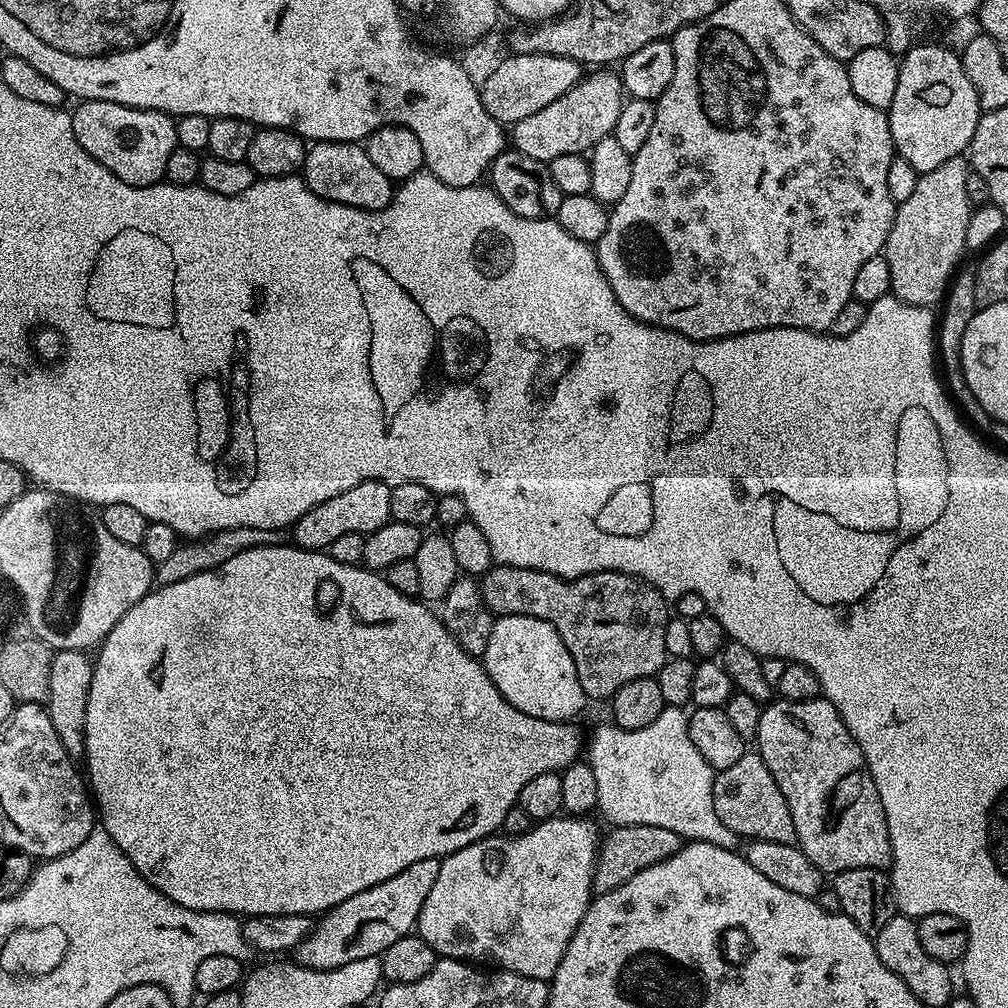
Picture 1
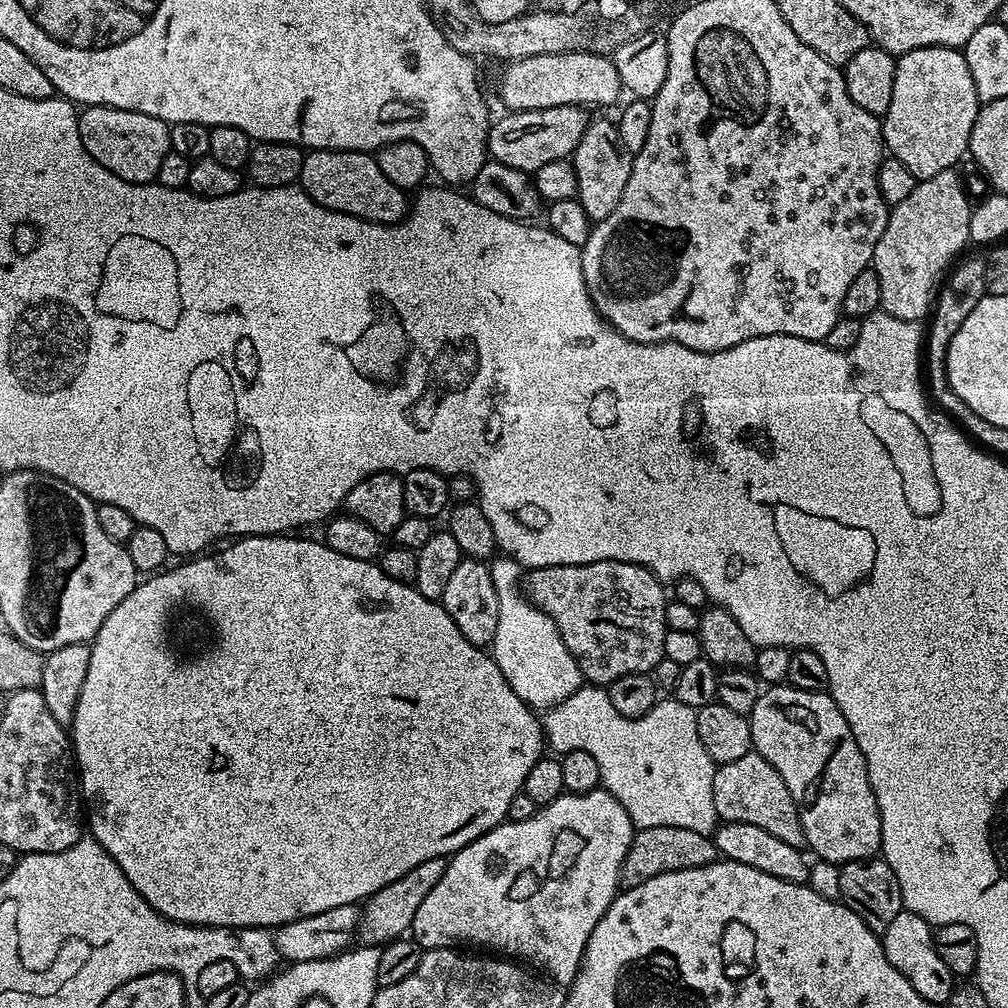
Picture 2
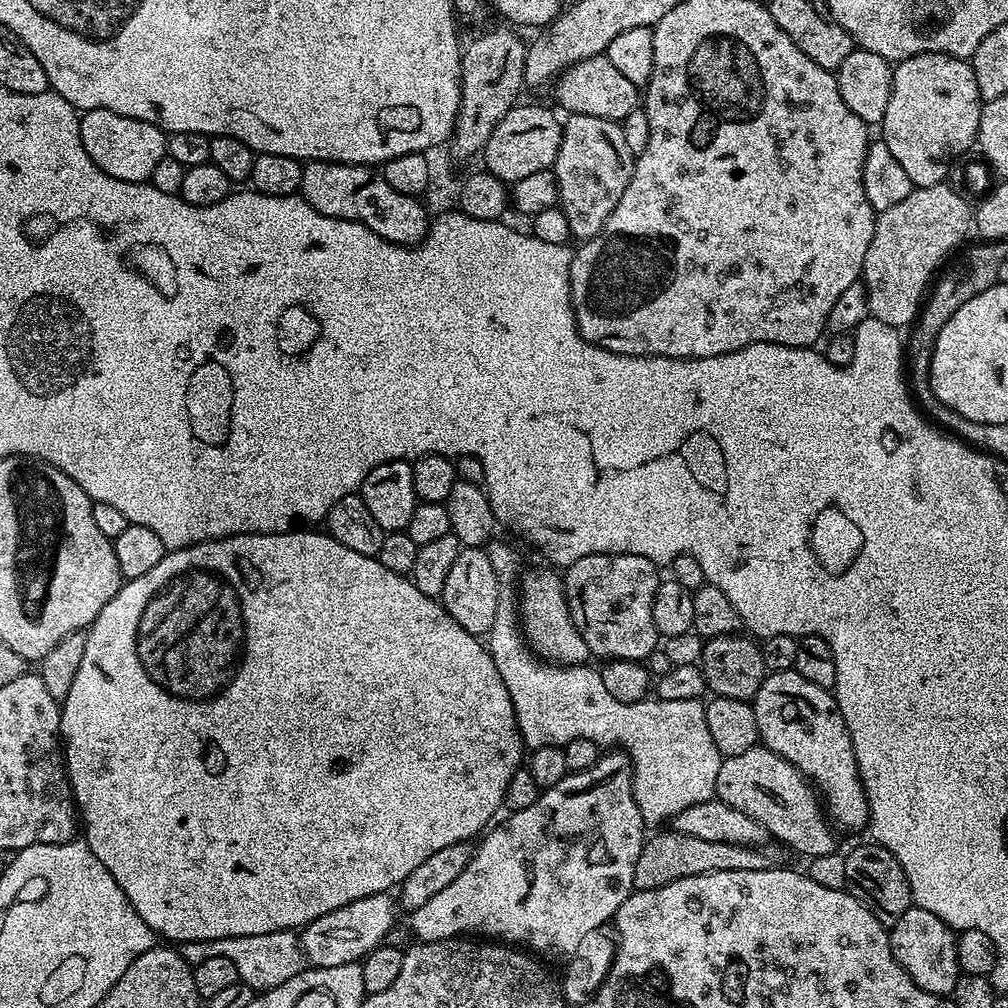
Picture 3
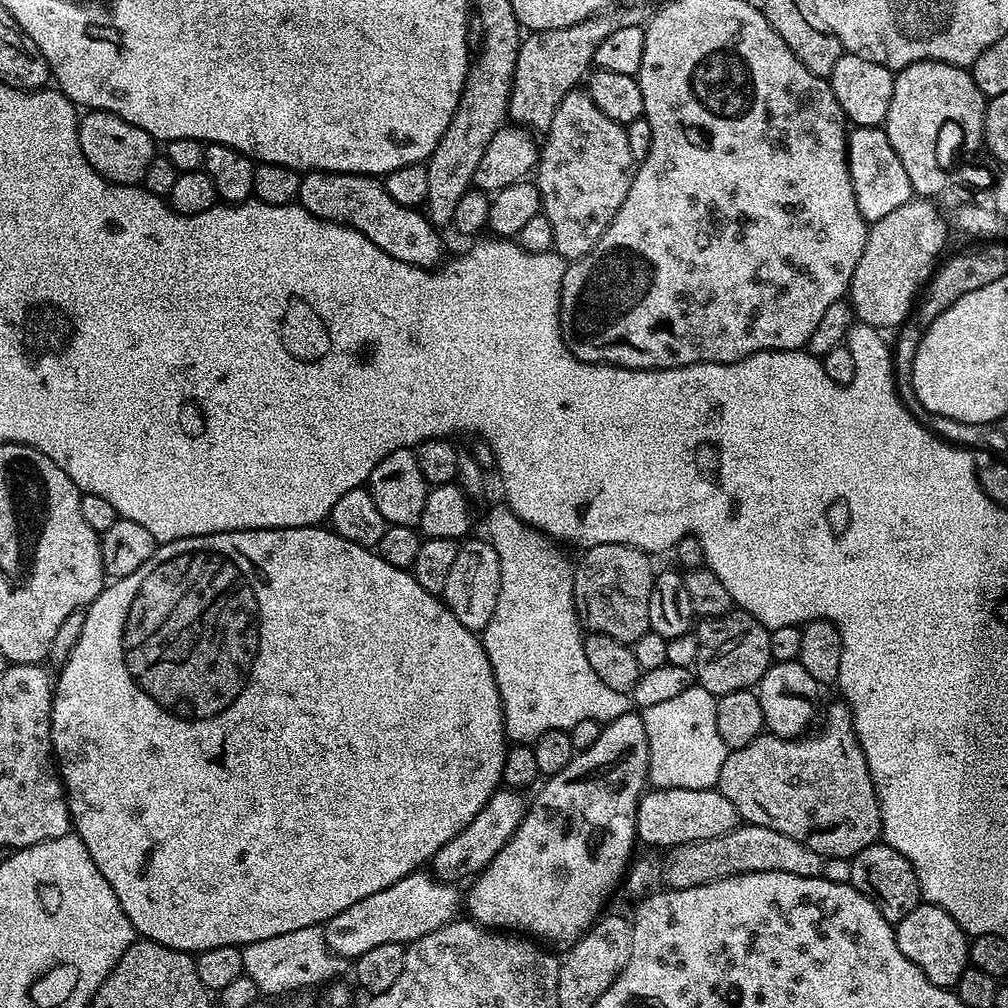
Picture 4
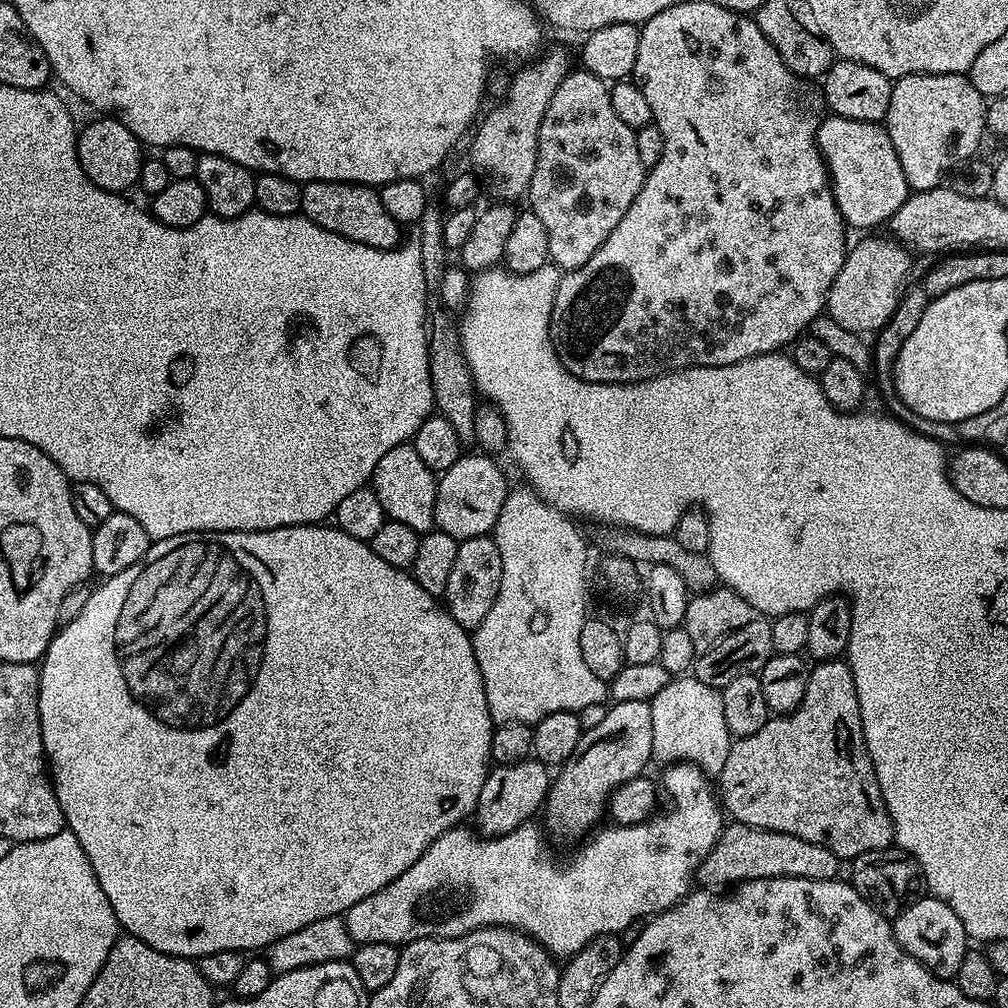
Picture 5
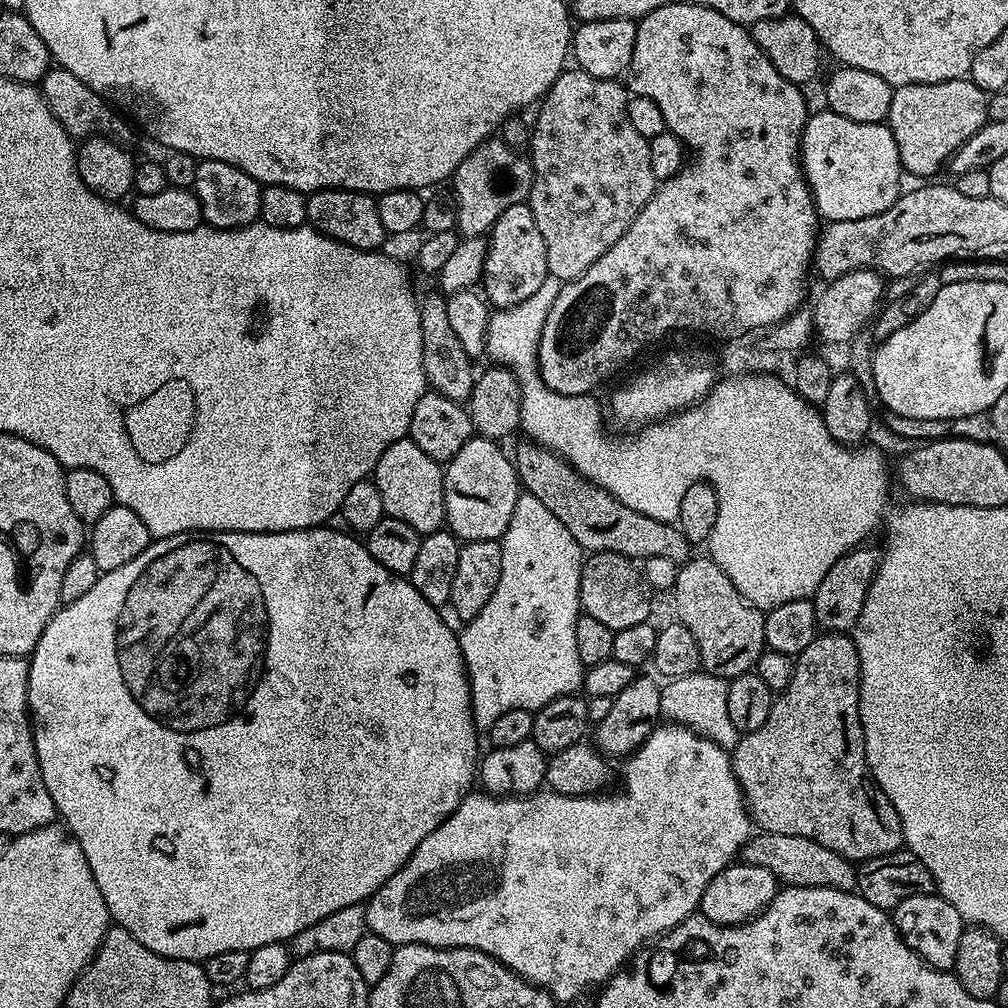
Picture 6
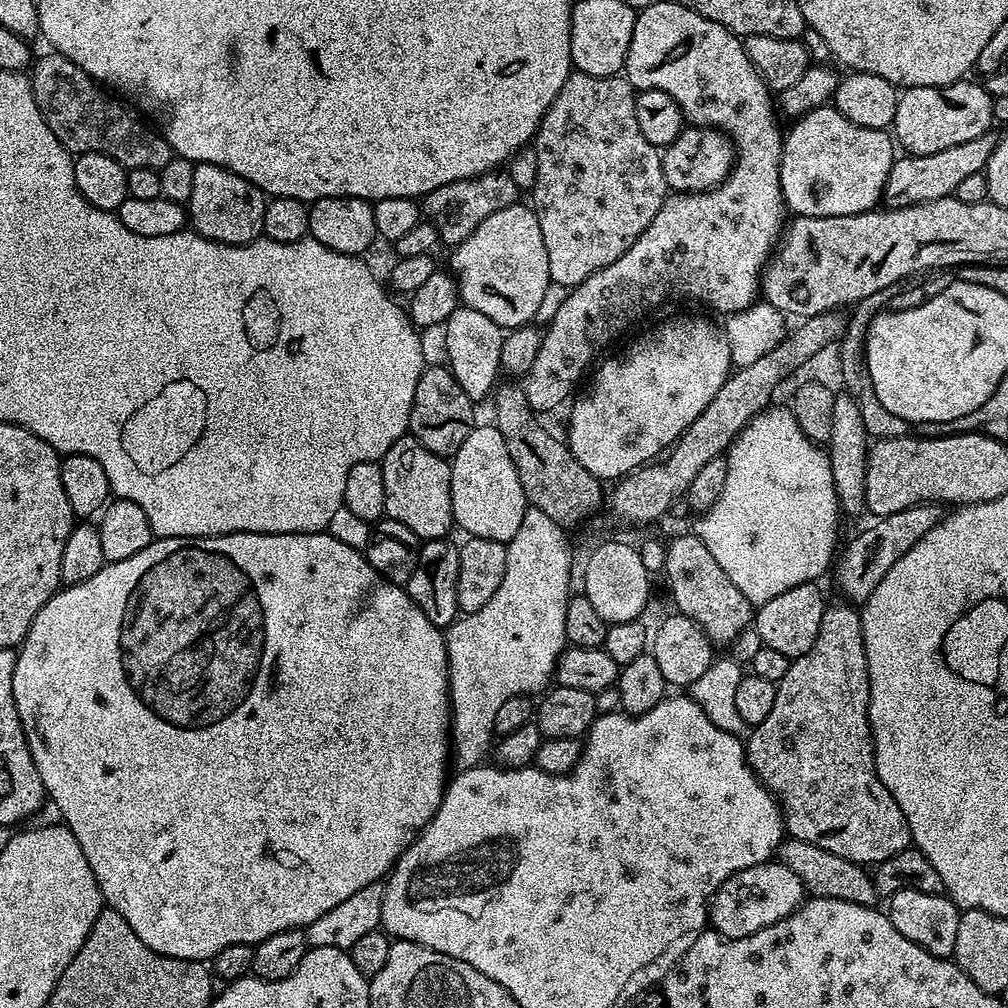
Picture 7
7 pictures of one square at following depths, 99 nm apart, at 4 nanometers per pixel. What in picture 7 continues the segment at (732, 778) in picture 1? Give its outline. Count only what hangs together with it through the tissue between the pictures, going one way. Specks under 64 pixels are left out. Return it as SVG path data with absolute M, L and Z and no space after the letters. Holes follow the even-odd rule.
M839 603L833 608L832 605L825 607L822 614L822 626L818 626L818 638L814 642L814 646L810 646L810 650L806 650L806 654L802 654L789 663L786 674L776 685L774 707L770 709L770 714L766 714L766 718L762 718L762 722L755 725L746 737L746 755L753 774L776 797L780 811L784 814L784 827L791 839L810 842L814 846L822 846L822 850L830 850L830 854L838 854L838 858L846 858L855 864L875 866L886 858L894 858L894 854L909 848L912 844L912 835L898 802L894 802L890 790L886 790L886 786L882 786L876 773L876 752L872 748L872 727L868 724L868 663L862 638L860 612L851 603Z

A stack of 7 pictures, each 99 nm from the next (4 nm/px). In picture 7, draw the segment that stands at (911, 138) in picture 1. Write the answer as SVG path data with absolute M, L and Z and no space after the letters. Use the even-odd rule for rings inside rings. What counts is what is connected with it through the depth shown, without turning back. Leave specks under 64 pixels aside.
M957 82L941 88L905 88L896 101L896 113L890 125L897 145L913 156L934 154L958 142L970 142L993 127L992 102L983 83Z

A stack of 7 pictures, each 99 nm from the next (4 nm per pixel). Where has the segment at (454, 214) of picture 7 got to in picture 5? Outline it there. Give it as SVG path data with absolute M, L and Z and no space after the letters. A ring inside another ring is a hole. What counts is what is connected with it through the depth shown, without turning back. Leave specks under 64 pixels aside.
M552 48L549 52L543 52L525 63L528 65L513 78L508 97L484 121L479 121L480 129L478 124L471 133L472 164L482 177L486 192L500 202L516 202L519 196L521 199L527 193L530 178L534 178L538 130L542 126L542 118L546 118L546 106L550 106L550 98L554 98L558 86L562 86L570 71L566 49Z

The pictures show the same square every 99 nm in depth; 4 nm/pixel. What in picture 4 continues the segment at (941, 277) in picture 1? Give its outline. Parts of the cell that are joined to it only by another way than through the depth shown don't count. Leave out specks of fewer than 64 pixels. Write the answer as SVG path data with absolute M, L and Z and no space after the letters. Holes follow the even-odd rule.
M913 198L886 214L886 218L871 221L862 258L858 258L858 266L854 266L846 293L857 321L885 330L898 327L907 316L909 319L924 285L941 259L940 251L950 233L945 217L943 220L932 204L935 203L928 198Z

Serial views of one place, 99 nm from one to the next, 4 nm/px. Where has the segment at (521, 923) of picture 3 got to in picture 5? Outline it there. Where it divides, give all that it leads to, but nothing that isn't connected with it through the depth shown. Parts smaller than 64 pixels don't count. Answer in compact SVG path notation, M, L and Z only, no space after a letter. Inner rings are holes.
M649 701L613 703L609 707L606 718L602 723L593 728L585 728L580 733L580 741L570 754L566 763L559 765L560 777L551 781L548 798L544 802L542 817L556 832L561 832L568 840L579 841L585 834L591 833L601 823L600 819L606 816L612 792L626 782L641 775L645 771L648 760L653 759L652 747L654 746L654 718L652 706Z

